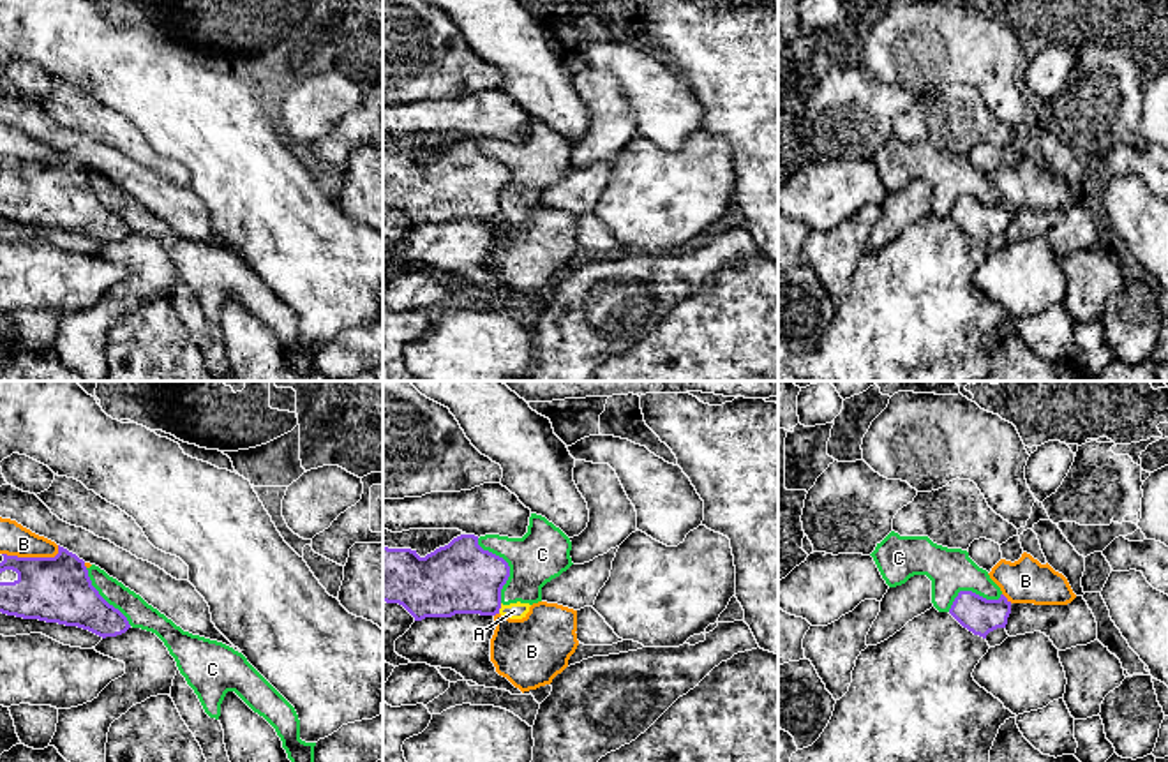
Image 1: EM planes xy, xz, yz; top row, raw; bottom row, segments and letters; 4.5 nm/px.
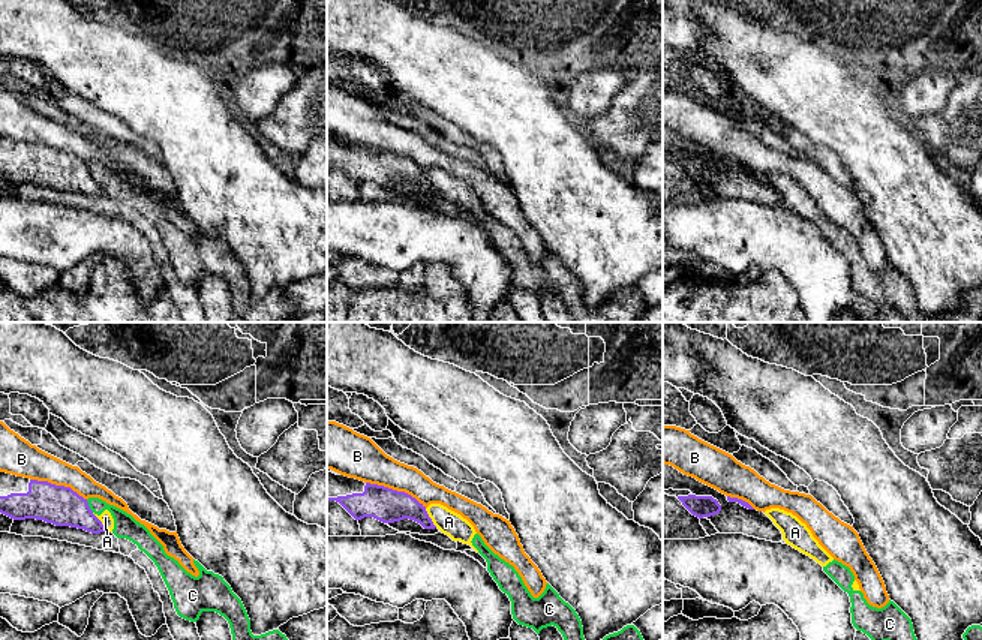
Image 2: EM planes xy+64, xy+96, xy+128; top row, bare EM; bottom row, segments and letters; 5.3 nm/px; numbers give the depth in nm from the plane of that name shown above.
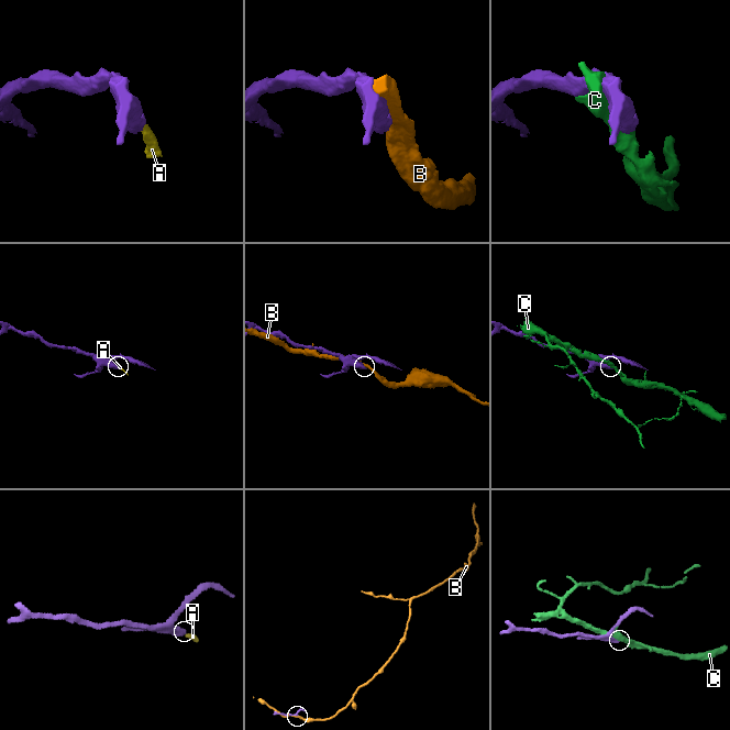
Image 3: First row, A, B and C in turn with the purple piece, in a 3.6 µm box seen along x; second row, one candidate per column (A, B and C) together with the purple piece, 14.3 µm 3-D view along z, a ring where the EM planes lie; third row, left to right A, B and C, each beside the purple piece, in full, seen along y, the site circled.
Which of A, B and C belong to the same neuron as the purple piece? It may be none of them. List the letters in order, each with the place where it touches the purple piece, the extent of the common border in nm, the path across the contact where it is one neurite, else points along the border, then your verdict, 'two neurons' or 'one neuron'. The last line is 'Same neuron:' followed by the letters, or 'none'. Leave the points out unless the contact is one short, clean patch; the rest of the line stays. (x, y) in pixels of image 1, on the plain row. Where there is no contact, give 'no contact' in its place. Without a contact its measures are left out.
A: xz (500, 212) | 50 nm | along xz (501, 209), (498, 217) | two neurons
B: xy (32, 163) | 260 nm | two neurons
C: xz (509, 171) | 320 nm | two neurons
Same neuron: none

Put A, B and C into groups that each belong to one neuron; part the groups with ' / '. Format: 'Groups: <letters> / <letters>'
Groups: A C / B

